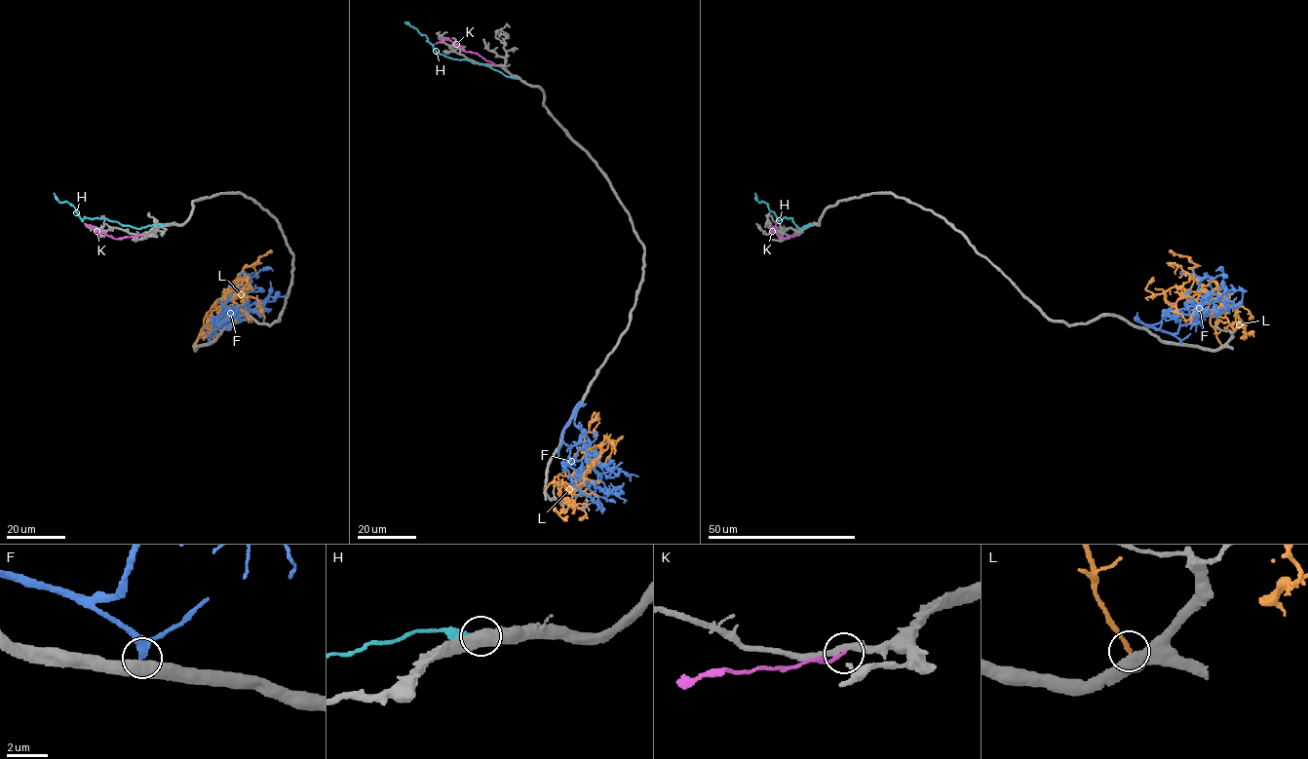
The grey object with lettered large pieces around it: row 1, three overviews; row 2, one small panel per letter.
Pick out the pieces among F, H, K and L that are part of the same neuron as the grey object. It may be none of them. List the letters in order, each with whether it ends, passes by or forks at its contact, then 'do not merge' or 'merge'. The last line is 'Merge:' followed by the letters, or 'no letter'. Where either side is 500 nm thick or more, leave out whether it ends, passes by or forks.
F: it passes by; do not merge
H: do not merge
K: it ends there; do not merge
L: do not merge
Merge: no letter

